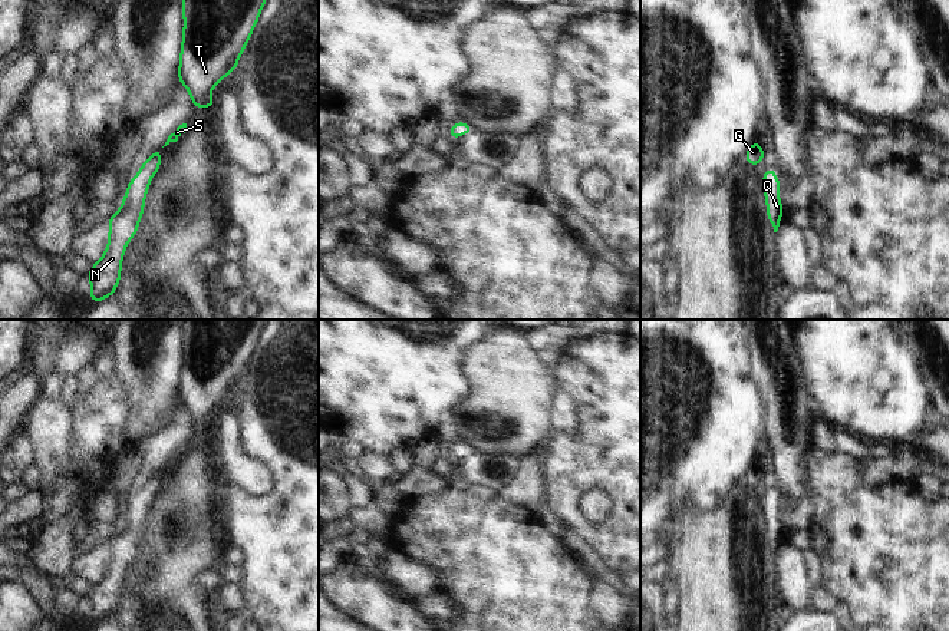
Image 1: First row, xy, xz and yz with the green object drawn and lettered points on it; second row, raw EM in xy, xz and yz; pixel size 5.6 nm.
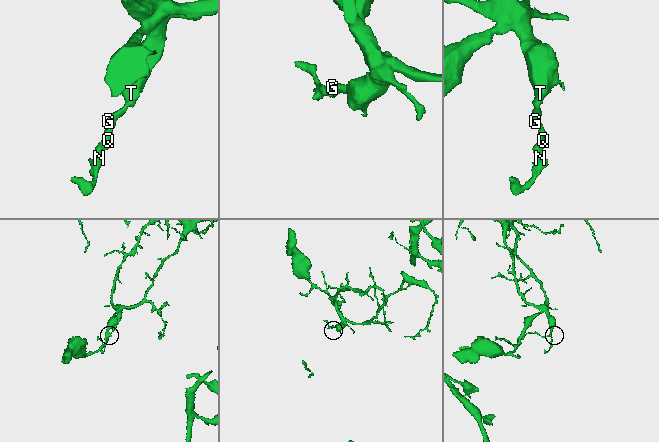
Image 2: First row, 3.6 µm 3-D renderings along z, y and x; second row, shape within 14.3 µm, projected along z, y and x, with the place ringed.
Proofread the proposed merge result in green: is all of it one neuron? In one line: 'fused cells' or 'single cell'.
single cell

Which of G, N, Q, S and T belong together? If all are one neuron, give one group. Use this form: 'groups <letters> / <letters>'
groups G N Q S T

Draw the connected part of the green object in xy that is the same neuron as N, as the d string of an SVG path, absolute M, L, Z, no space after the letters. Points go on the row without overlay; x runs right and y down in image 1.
M162 469L155 470L138 492L136 499L129 500L121 531L109 539L109 565L103 578L93 585L88 595L92 605L89 621L93 625L113 617L118 608L123 572L129 565L129 559L138 554L138 544L144 533L144 521L149 502L161 488L161 475Z

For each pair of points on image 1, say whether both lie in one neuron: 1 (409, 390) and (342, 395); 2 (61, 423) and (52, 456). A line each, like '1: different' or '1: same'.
1: same
2: same

